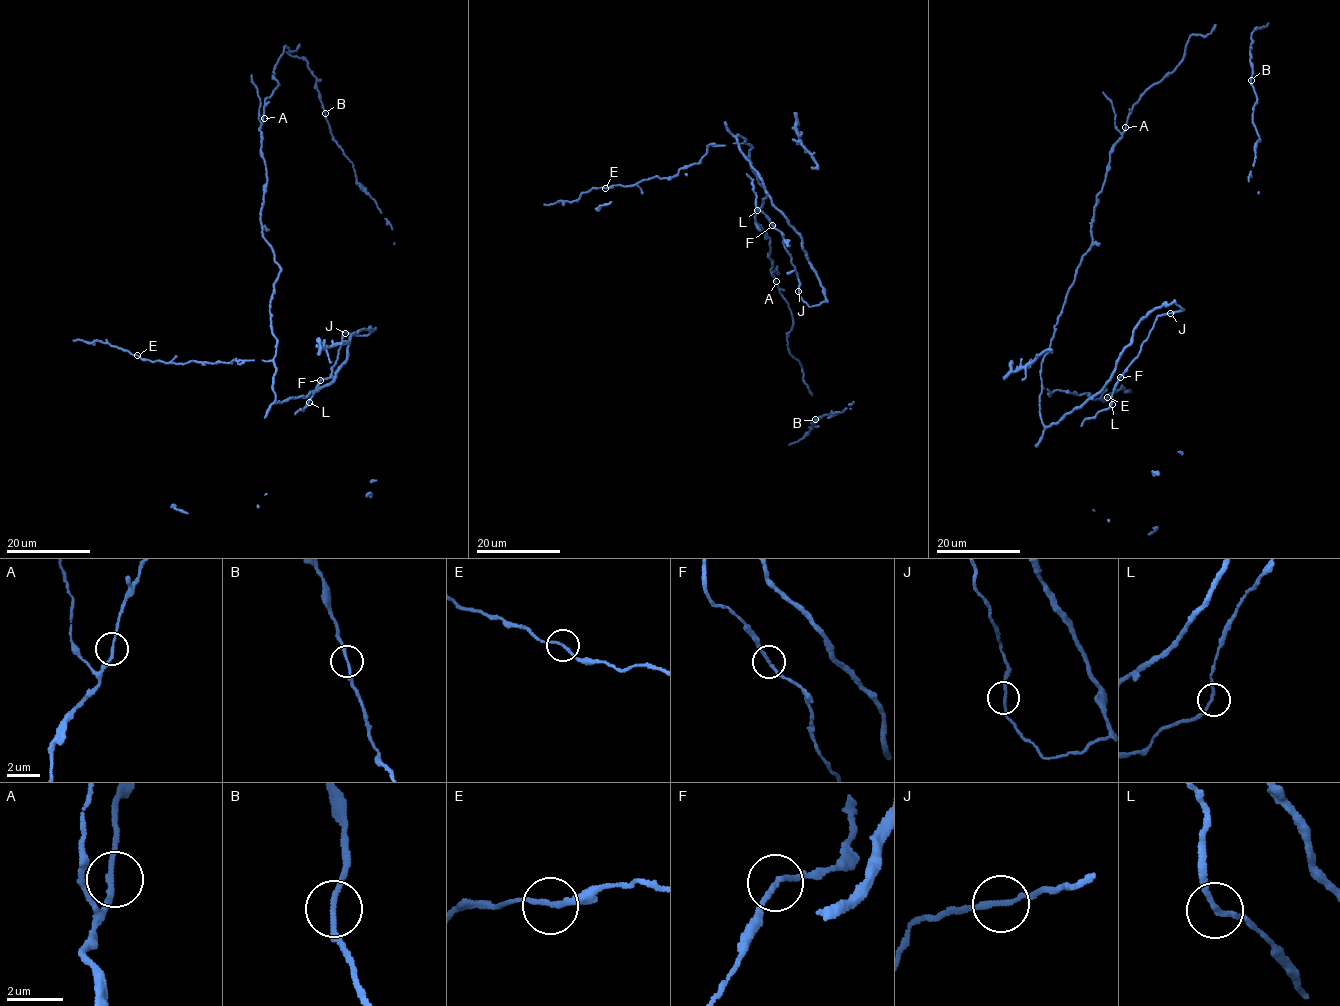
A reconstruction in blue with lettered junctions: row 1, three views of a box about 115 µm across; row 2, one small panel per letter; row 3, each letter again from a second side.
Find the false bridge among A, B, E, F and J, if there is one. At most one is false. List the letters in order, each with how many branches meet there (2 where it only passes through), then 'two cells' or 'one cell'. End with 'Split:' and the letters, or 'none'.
A: branches 2; one cell
B: branches 2; one cell
E: branches 2; one cell
F: branches 2; one cell
J: branches 2; one cell
Split: none

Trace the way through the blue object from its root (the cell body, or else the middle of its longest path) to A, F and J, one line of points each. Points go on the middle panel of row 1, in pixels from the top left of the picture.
A: (749, 151), (749, 165), (767, 192), (762, 207), (755, 212), (755, 221), (770, 238), (769, 256), (776, 281)
F: (749, 151), (737, 133), (771, 202), (800, 235), (825, 301), (809, 306), (799, 295), (772, 225)
J: (749, 151), (752, 147), (737, 133), (738, 149), (771, 202), (800, 235), (826, 299), (809, 306), (798, 291)

